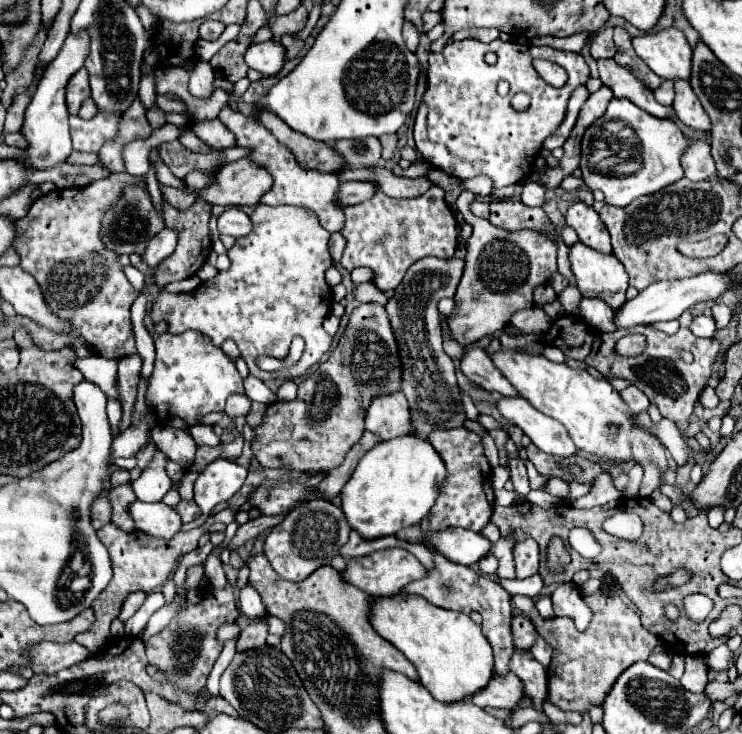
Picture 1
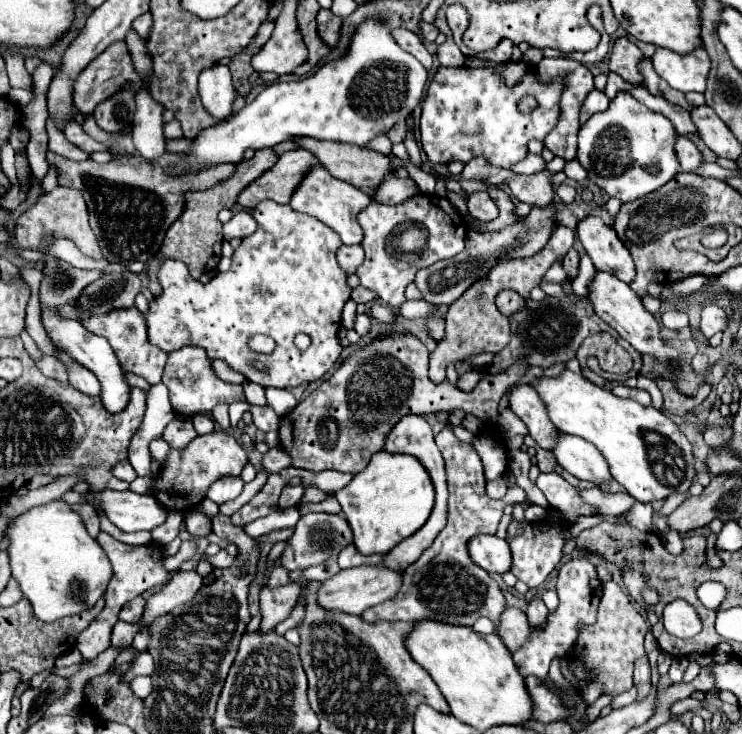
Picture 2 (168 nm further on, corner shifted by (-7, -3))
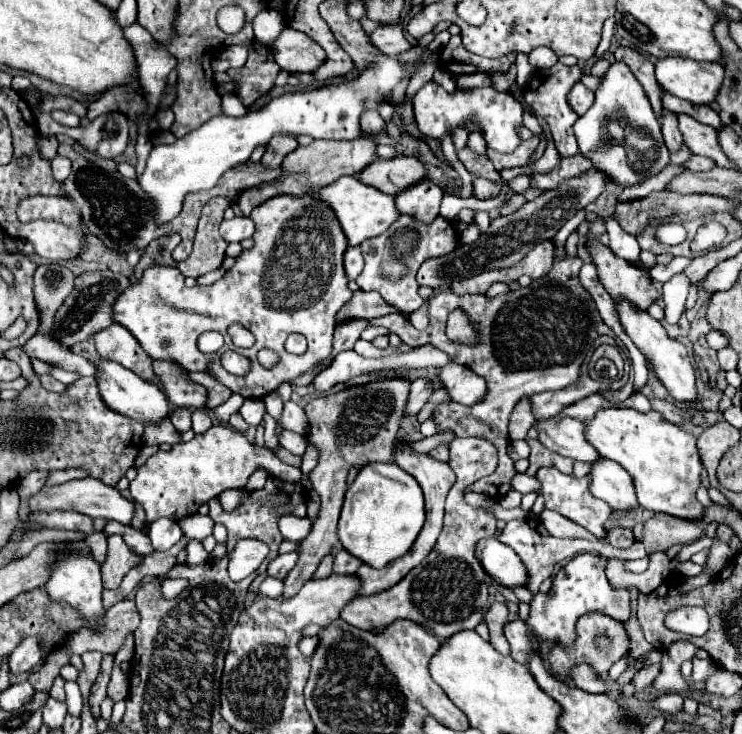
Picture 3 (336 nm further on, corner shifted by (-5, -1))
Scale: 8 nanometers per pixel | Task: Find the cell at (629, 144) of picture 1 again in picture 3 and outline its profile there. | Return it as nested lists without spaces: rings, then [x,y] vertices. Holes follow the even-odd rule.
[[[612,63],[602,75],[602,83],[594,95],[596,99],[592,107],[574,125],[580,153],[620,187],[632,187],[660,173],[668,165],[670,151],[662,139],[660,123],[646,99],[646,93],[628,71],[626,63]]]

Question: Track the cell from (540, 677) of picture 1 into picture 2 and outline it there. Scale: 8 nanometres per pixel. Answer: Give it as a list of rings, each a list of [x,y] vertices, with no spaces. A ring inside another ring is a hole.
[[[574,557],[574,559],[568,559],[562,567],[560,567],[560,575],[558,575],[558,585],[556,585],[556,591],[558,591],[558,599],[560,599],[560,605],[554,613],[550,613],[548,617],[548,625],[544,631],[540,633],[534,633],[532,631],[532,637],[528,639],[528,643],[524,647],[520,647],[518,651],[512,653],[514,657],[514,663],[518,667],[518,673],[522,677],[528,677],[528,675],[536,675],[540,677],[542,681],[546,679],[548,675],[548,665],[554,657],[566,656],[566,653],[570,651],[570,647],[574,645],[576,641],[576,635],[578,635],[578,625],[584,623],[584,625],[592,625],[596,622],[598,612],[598,601],[600,601],[600,595],[602,595],[602,585],[600,585],[600,579],[596,575],[596,567],[586,559],[586,557]]]

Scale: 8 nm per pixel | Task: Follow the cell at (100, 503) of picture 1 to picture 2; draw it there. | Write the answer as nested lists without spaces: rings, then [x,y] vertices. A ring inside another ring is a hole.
[[[78,503],[78,505],[72,505],[72,509],[80,513],[80,517],[82,517],[84,525],[86,525],[88,533],[92,537],[98,537],[98,533],[100,533],[100,517],[98,517],[96,509],[90,503]]]

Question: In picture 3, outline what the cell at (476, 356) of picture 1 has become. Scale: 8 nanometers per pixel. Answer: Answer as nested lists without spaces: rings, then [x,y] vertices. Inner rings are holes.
[[[544,419],[536,423],[536,429],[538,441],[564,457],[584,463],[596,463],[600,459],[594,445],[584,437],[584,425],[576,419],[562,419],[560,423]]]

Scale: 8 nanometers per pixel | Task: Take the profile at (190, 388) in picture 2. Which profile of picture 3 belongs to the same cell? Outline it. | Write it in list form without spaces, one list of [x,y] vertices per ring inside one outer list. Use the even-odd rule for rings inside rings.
[[[154,361],[152,363],[154,373],[164,381],[166,387],[166,397],[170,403],[176,407],[204,407],[206,405],[206,389],[186,381],[182,367],[176,363],[166,363],[166,361]]]

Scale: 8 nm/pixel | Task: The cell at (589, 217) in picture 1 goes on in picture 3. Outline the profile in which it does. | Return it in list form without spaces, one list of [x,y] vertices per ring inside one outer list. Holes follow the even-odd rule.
[[[592,239],[588,243],[588,249],[594,257],[600,281],[614,303],[628,301],[630,305],[646,311],[658,299],[660,293],[652,285],[650,275],[644,275],[644,271],[632,267],[626,259],[620,259],[608,247]]]

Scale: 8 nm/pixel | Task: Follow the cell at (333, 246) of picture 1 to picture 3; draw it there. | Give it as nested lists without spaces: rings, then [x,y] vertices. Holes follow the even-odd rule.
[[[348,247],[344,253],[344,269],[348,279],[356,279],[364,269],[364,259],[360,247]]]

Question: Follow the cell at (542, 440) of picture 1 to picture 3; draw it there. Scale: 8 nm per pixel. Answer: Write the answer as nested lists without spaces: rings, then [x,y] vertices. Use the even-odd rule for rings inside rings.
[[[600,459],[592,465],[590,491],[598,499],[606,501],[614,511],[638,509],[638,499],[630,475],[614,461]]]

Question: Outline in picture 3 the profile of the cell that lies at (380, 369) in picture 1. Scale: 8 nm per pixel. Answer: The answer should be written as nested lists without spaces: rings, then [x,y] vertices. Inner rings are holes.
[[[390,379],[390,381],[376,381],[362,387],[350,387],[336,395],[326,395],[312,399],[306,405],[306,415],[310,419],[310,433],[308,443],[320,447],[320,459],[316,469],[310,473],[310,481],[314,491],[320,495],[322,505],[320,513],[312,525],[312,531],[304,541],[300,541],[300,557],[294,569],[284,579],[284,597],[292,597],[300,591],[300,587],[312,579],[316,567],[324,555],[332,551],[338,543],[336,525],[342,509],[342,501],[346,495],[346,475],[348,469],[354,465],[368,465],[374,461],[390,463],[392,447],[398,431],[398,423],[404,417],[404,405],[408,399],[410,383],[404,379]]]

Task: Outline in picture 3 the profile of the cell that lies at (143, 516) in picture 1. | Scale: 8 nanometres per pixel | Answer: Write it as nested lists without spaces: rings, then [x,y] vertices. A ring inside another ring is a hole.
[[[92,477],[80,481],[68,481],[64,485],[44,485],[36,495],[28,499],[28,511],[30,515],[50,513],[50,511],[78,511],[92,519],[104,517],[104,519],[120,521],[124,525],[130,525],[130,519],[134,517],[134,505],[130,501],[126,501],[114,487],[108,487]]]

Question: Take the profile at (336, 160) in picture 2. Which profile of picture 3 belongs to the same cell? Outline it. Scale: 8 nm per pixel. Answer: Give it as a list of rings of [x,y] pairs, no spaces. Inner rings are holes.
[[[394,157],[394,159],[376,159],[372,165],[368,165],[360,181],[368,183],[388,195],[398,195],[406,187],[412,187],[418,181],[428,179],[428,173],[424,165],[416,157]]]

